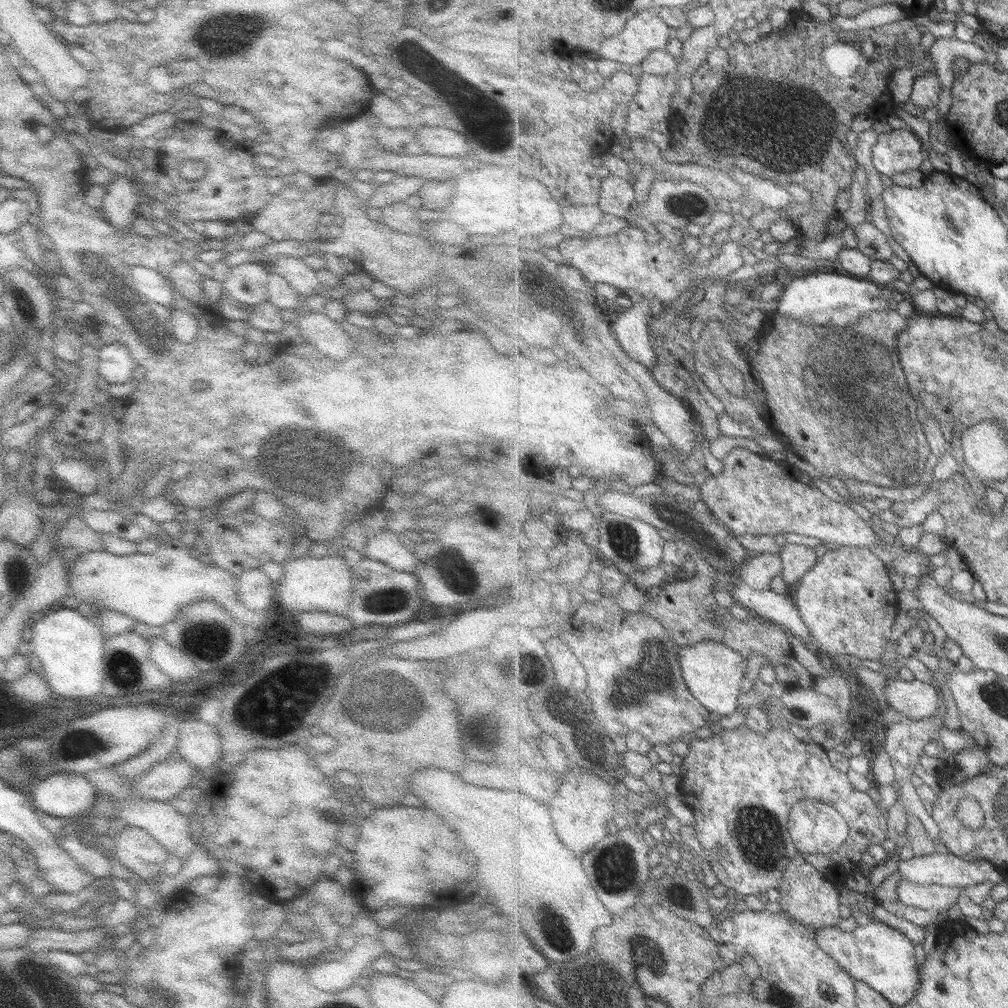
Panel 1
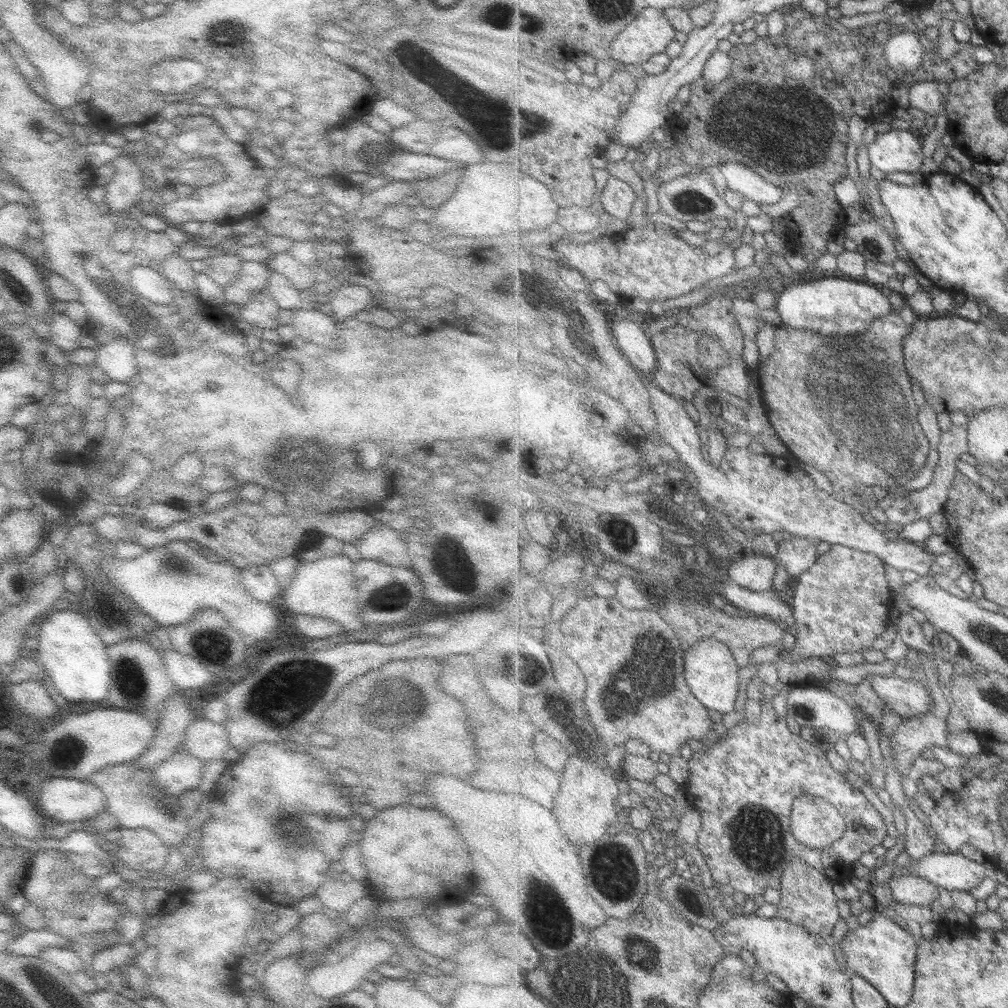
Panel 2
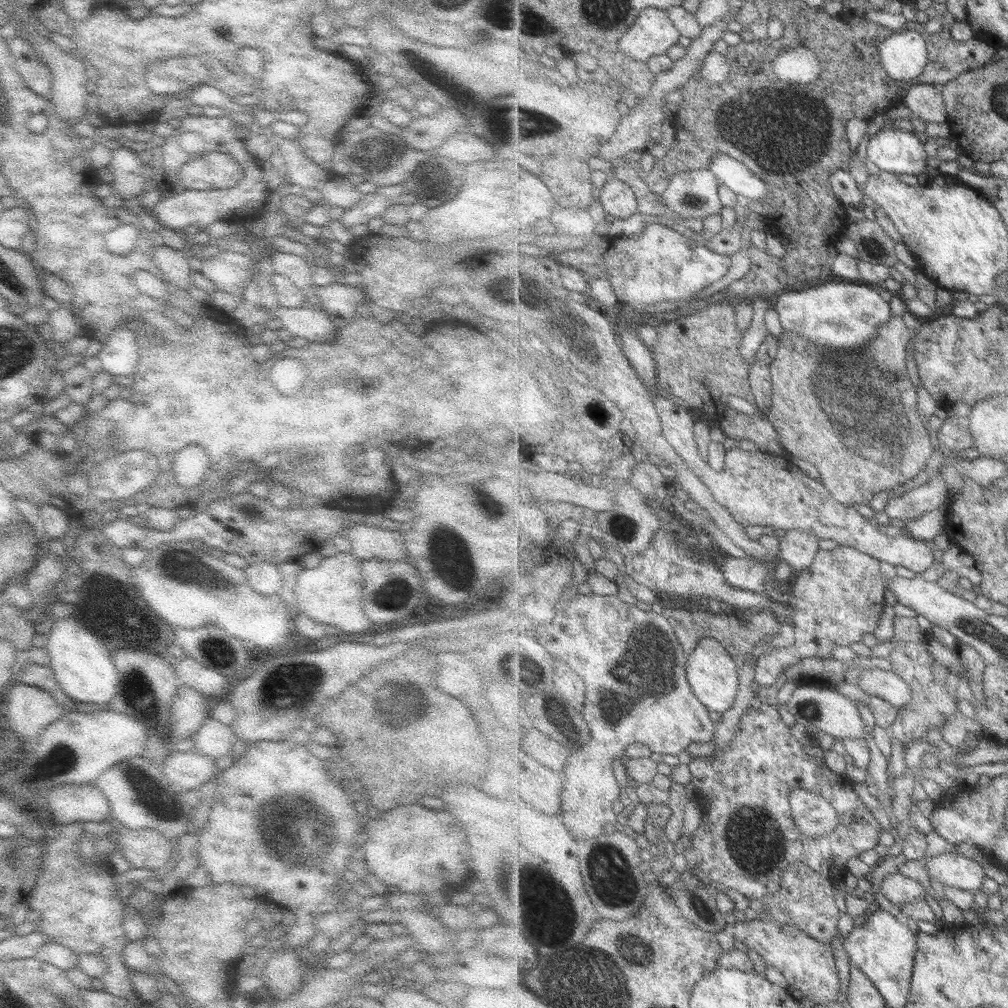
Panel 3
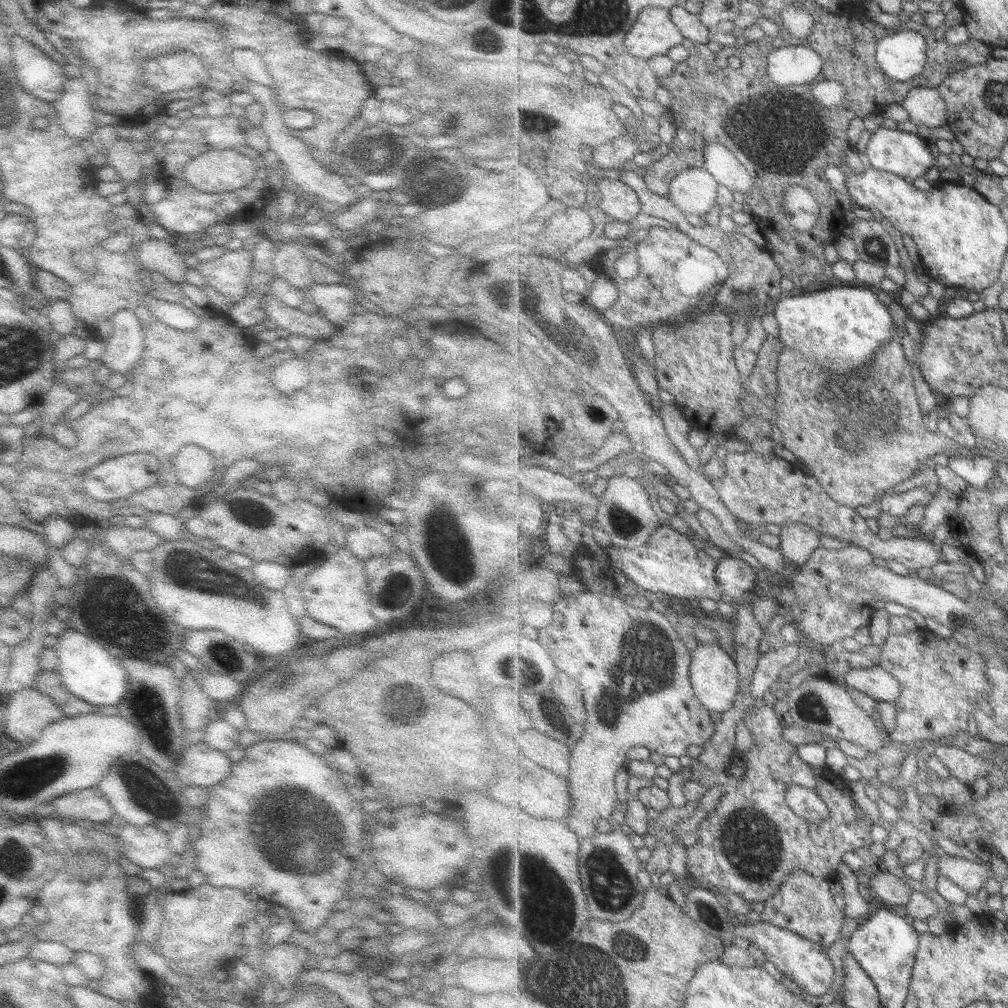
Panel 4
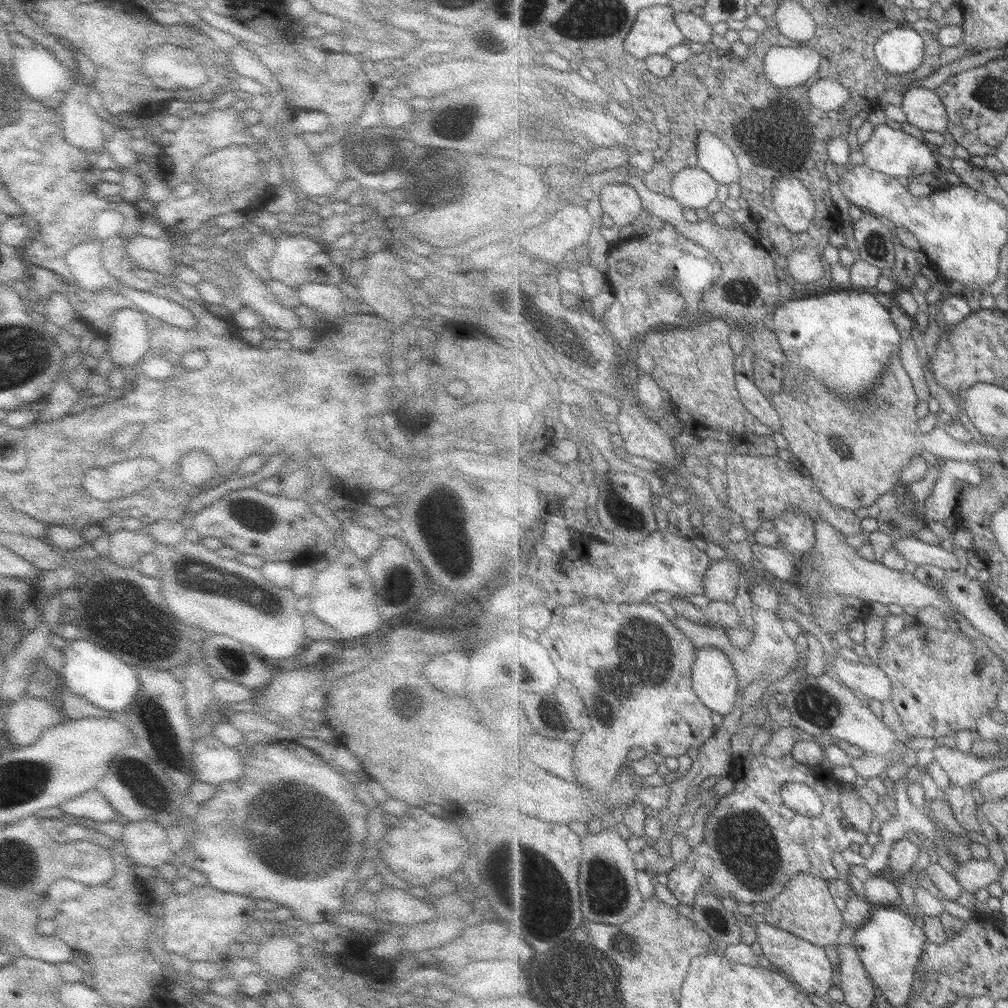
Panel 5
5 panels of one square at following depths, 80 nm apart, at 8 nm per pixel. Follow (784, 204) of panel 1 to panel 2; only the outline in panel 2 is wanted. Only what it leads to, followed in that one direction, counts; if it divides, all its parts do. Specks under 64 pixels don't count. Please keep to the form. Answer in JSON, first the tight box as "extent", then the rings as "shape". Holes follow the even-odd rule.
{"extent":[715,164,783,205],"shape":[[[723,164],[715,172],[722,186],[741,194],[755,205],[777,204],[783,198],[781,187],[767,182],[763,176],[743,164]]]}

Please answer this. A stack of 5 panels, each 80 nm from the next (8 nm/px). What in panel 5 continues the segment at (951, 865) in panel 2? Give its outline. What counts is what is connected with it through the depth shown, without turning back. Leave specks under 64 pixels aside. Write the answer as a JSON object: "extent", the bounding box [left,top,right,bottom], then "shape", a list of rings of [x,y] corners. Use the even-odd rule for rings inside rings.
{"extent":[954,860,1002,892],"shape":[[[969,860],[963,862],[954,872],[957,880],[965,892],[977,892],[980,888],[987,888],[993,882],[999,882],[1002,875],[997,864],[990,860]]]}

